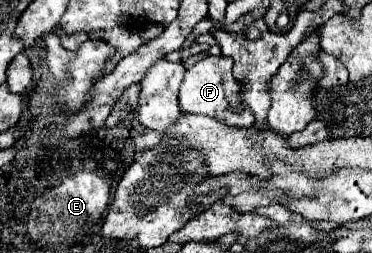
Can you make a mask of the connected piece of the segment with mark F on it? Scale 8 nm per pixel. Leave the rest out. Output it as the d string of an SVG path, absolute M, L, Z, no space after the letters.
M206 56L202 60L198 60L194 66L190 66L184 74L184 80L180 84L180 94L178 94L178 104L182 114L200 114L200 116L210 116L216 118L228 126L252 126L252 114L246 112L232 112L230 102L232 98L238 98L240 86L238 82L232 78L232 58L224 58L224 56Z

